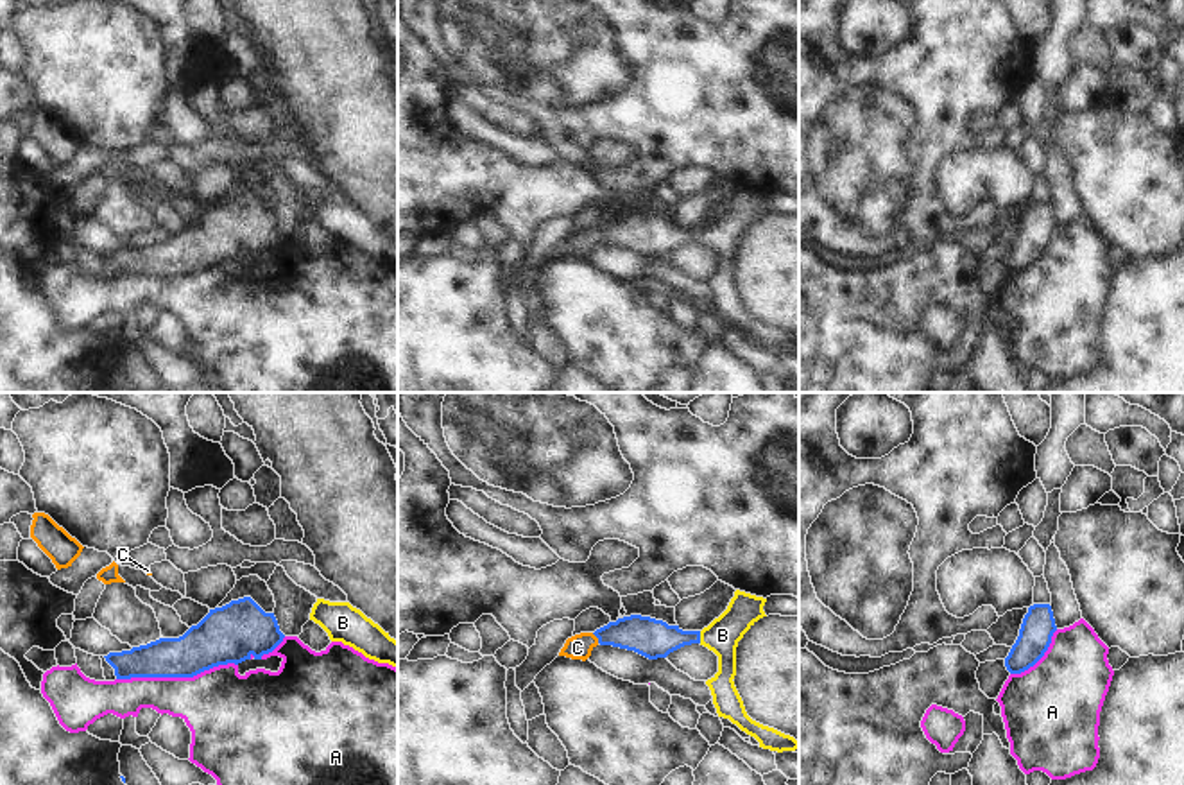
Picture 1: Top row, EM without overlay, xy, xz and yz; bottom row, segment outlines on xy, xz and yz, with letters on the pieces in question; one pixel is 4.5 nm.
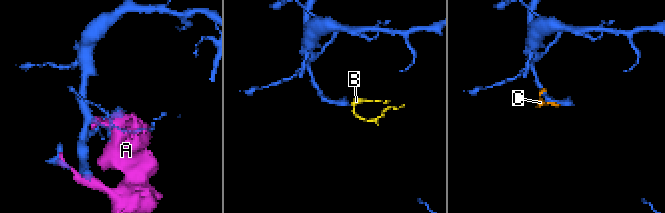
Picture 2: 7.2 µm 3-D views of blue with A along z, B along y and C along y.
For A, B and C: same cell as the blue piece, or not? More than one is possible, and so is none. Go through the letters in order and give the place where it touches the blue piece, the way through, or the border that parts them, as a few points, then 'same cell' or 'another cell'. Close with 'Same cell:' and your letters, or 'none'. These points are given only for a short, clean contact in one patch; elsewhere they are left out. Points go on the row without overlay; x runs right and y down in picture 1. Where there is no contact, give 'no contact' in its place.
A: contact xy (176, 275); another cell
B: contact xz (699, 235); way xz (652, 237), (699, 235), (722, 233); same cell
C: contact xz (597, 235); way xz (652, 237), (597, 235), (577, 246); same cell
Same cell: B, C

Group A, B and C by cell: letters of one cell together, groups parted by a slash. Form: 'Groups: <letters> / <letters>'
Groups: A / B C

